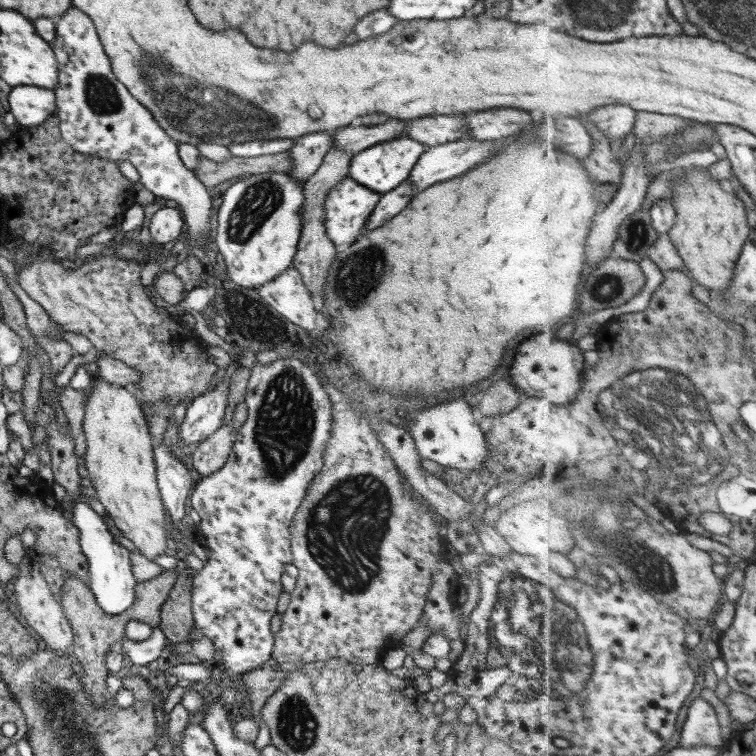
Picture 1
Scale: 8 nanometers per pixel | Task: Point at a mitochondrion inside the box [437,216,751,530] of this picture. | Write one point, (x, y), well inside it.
(682, 468)

